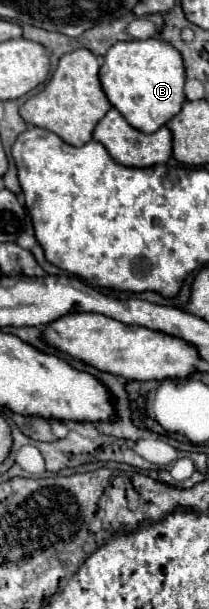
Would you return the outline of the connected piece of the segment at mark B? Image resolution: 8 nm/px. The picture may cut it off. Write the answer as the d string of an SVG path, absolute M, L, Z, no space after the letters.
M163 39L143 41L119 41L115 43L99 69L103 91L111 105L125 115L131 127L153 133L163 127L173 115L181 111L185 103L185 63L183 55Z

